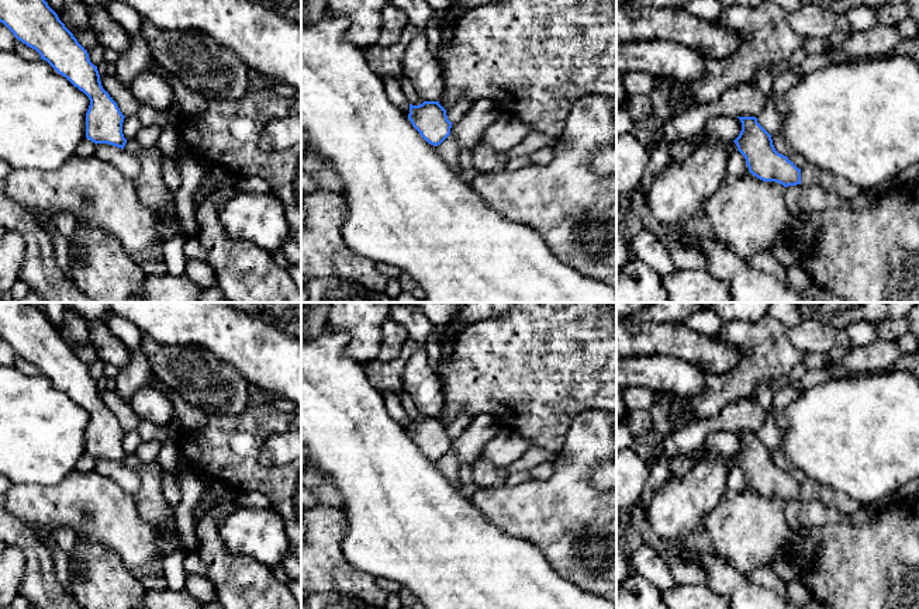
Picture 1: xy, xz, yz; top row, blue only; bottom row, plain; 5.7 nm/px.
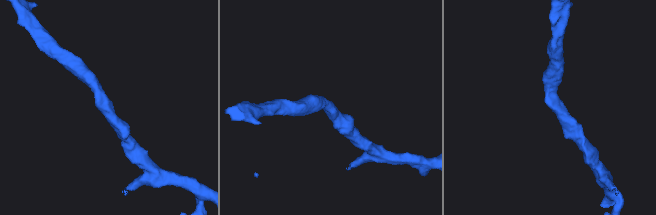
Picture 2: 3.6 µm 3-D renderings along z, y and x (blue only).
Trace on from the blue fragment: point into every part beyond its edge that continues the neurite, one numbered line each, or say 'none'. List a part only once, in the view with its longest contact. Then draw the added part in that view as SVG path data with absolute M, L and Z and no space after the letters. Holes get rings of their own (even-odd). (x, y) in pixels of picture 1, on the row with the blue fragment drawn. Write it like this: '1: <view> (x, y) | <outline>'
none

